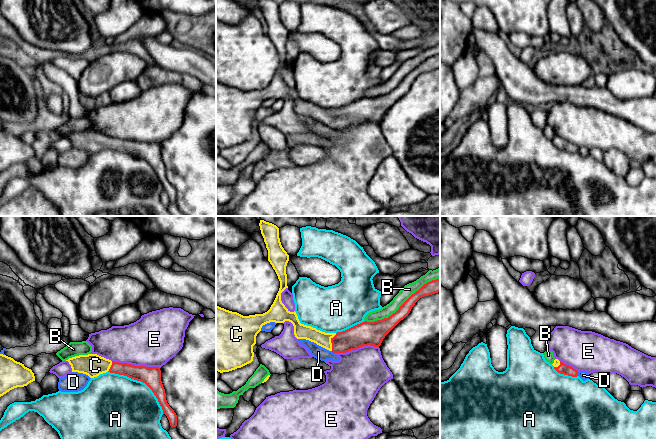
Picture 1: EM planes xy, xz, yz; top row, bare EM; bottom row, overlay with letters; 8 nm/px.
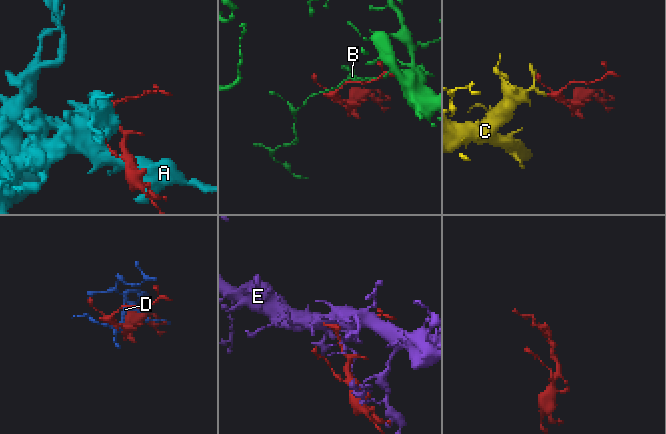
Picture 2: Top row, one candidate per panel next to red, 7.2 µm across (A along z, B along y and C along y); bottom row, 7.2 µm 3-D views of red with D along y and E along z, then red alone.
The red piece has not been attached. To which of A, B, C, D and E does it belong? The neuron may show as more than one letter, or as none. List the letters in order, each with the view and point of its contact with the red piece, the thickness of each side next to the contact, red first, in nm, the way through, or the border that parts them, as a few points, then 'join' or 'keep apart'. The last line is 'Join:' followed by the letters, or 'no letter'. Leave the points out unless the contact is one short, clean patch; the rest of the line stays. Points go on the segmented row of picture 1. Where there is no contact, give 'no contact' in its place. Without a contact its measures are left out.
A: contact xy (141, 381); calibres 160 and 480 nm; keep apart
B: contact xz (402, 304); calibres 130 and 90 nm; keep apart
C: contact xz (331, 342); calibres 180 and 120 nm; way xz (360, 335), (343, 342), (331, 342), (302, 331); join
D: contact yz (577, 374); calibres 80 and 70 nm; keep apart
E: contact xy (136, 366); calibres 160 and 400 nm; keep apart
Join: C

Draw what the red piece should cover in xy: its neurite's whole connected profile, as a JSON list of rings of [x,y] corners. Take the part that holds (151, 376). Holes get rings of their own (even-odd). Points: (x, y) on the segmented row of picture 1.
[[[97,354],[79,355],[69,358],[66,361],[71,365],[72,372],[83,373],[90,378],[110,372],[145,383],[158,399],[163,414],[167,416],[170,426],[177,426],[177,415],[167,403],[159,367],[135,366],[127,363],[114,362]]]

